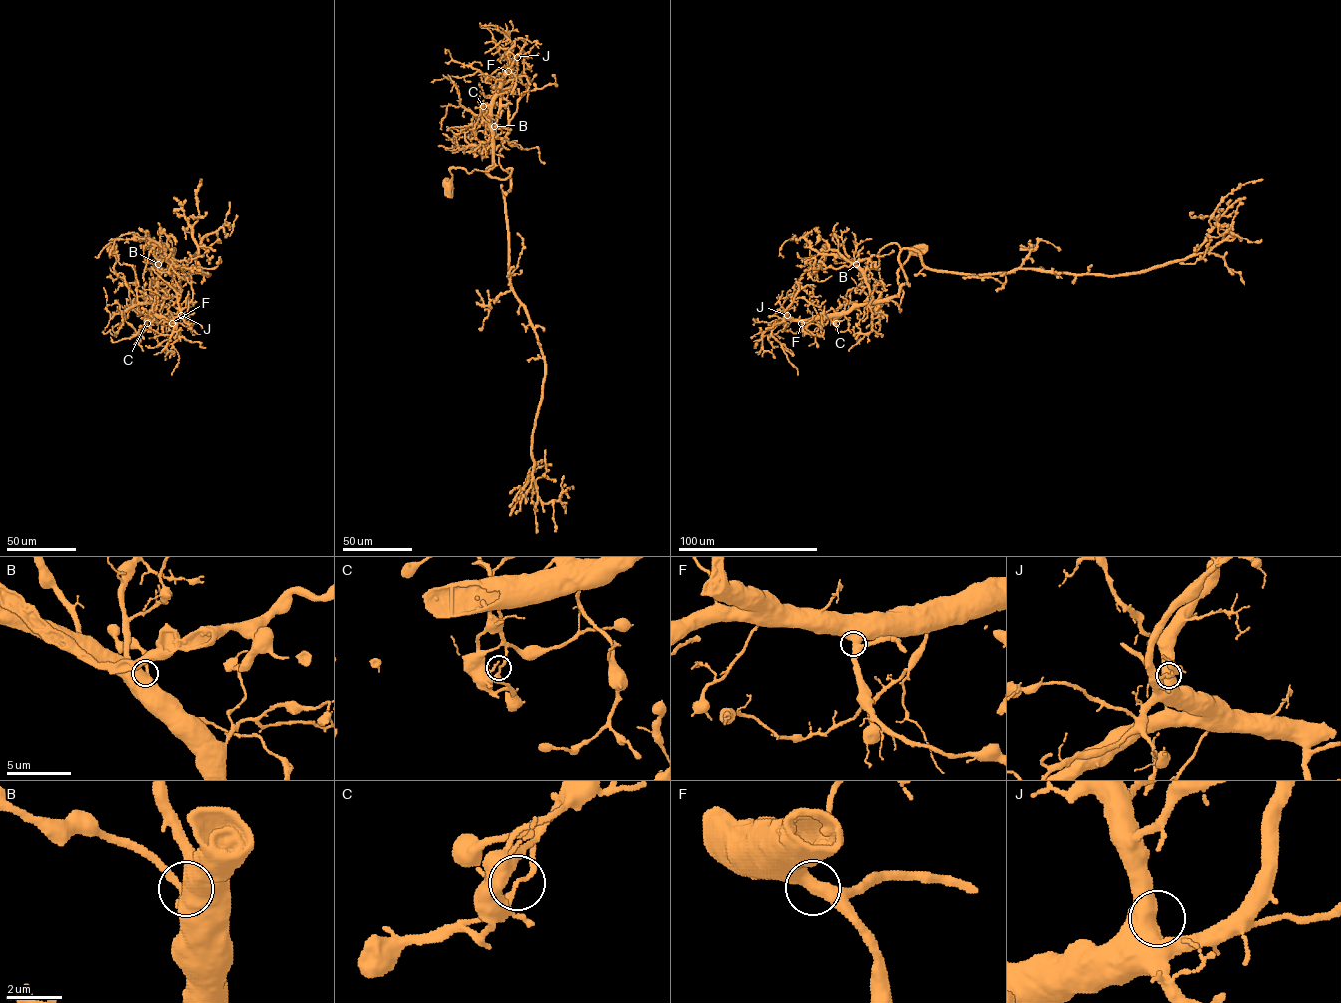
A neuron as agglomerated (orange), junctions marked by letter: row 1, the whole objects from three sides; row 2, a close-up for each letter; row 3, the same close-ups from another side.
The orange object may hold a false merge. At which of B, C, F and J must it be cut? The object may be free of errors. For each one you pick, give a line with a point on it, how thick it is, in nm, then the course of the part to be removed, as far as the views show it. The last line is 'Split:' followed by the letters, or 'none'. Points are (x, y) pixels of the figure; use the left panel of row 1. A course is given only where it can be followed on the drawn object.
C: (147, 323) | 220 nm | (147, 323), (154, 310)
Split: C

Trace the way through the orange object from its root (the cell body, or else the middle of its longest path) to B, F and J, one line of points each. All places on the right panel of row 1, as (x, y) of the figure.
B: (918, 250), (898, 271), (898, 284), (903, 292), (900, 311), (895, 302), (872, 298), (865, 273), (856, 264)
F: (918, 250), (898, 271), (898, 284), (903, 292), (900, 311), (891, 301), (856, 304), (845, 312), (801, 323)
J: (918, 250), (898, 271), (900, 311), (888, 301), (856, 304), (845, 312), (815, 318), (787, 315)

